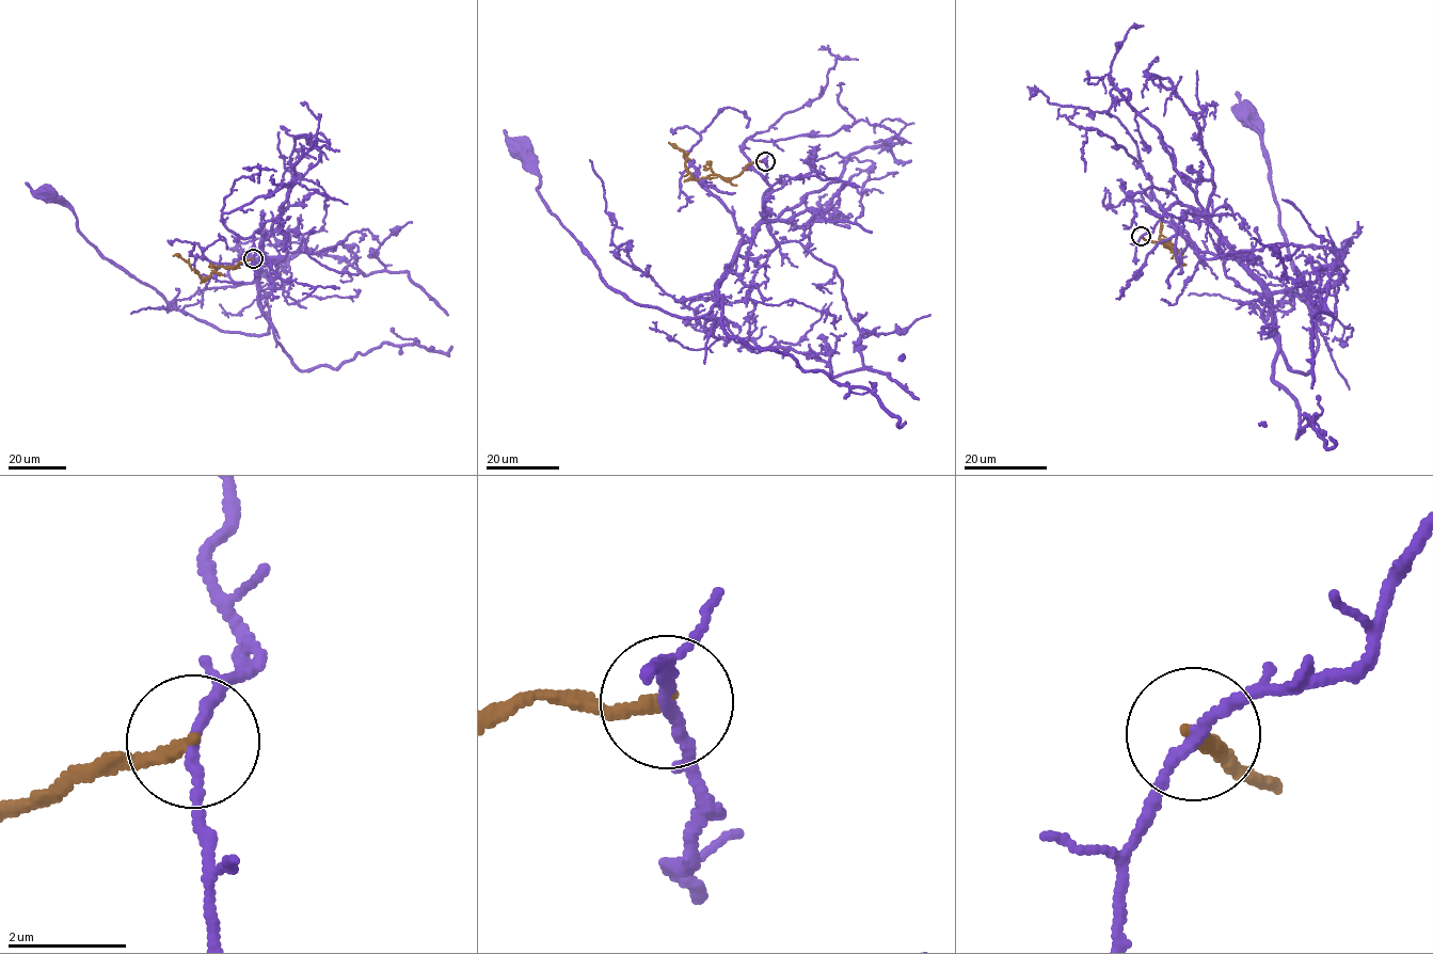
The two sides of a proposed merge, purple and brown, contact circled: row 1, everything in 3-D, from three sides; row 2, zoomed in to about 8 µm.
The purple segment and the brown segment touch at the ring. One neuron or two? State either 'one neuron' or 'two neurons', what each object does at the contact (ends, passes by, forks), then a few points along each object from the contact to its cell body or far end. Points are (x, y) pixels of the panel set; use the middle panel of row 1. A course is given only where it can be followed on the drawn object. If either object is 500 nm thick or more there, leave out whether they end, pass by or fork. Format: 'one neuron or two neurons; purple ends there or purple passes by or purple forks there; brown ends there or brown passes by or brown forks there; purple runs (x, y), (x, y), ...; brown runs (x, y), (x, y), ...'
two neurons; purple passes by; brown ends there; purple runs (765, 161), (765, 217), (741, 244), (714, 307), (675, 317), (606, 286), (519, 147); brown runs (765, 161), (750, 163), (731, 178), (712, 174), (702, 179), (694, 178), (685, 168), (685, 152), (669, 142)

